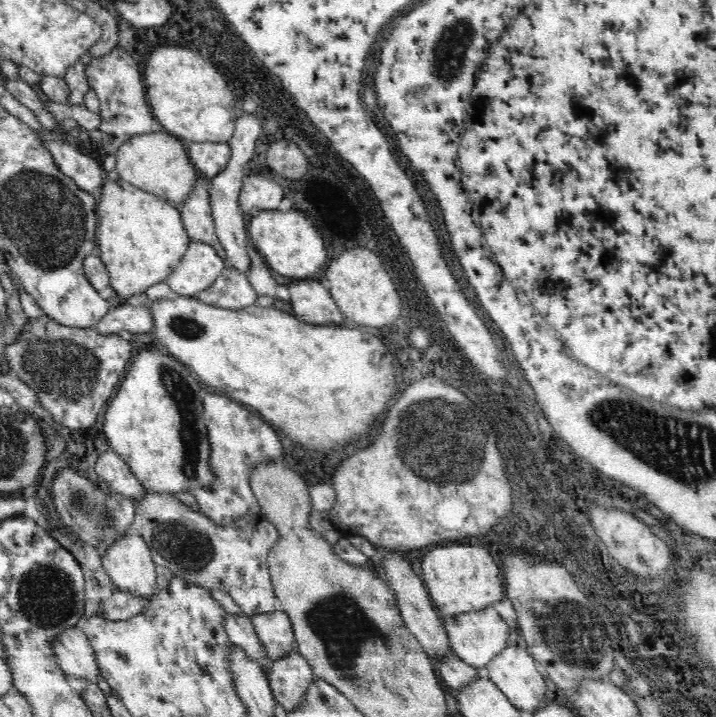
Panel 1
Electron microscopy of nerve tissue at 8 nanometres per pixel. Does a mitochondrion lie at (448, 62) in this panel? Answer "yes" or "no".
yes

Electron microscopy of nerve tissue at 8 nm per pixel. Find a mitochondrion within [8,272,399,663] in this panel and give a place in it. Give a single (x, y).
(46, 596)

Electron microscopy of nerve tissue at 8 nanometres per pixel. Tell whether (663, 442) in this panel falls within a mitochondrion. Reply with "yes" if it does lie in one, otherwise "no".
yes

